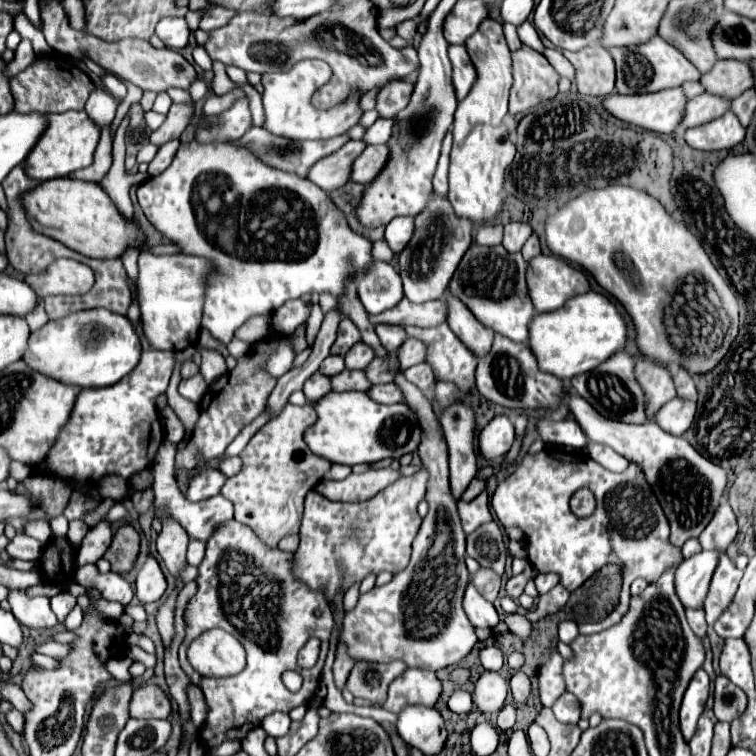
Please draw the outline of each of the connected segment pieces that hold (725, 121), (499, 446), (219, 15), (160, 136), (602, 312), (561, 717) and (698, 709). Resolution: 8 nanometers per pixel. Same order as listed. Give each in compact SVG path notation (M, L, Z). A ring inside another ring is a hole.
M730 111L720 119L686 129L684 139L690 147L700 149L700 151L722 151L722 149L732 149L734 145L742 143L744 135L746 135L746 129Z
M506 415L494 417L480 433L480 451L486 459L504 457L514 443L514 423Z
M214 9L214 11L208 11L208 13L204 13L204 17L202 17L202 21L200 21L200 29L202 29L202 31L216 29L216 27L220 27L222 23L230 21L232 15L236 15L236 13L234 13L234 11L228 11L228 9Z
M172 104L165 122L158 131L154 131L154 135L150 137L150 141L160 147L162 143L170 141L170 139L180 139L182 131L190 125L191 118L195 113L195 108L188 104ZM190 115L190 119L187 117Z
M596 291L566 301L558 313L540 313L534 317L534 325L530 325L530 349L534 349L538 365L542 365L542 371L564 381L596 369L614 353L622 351L626 341L628 325L624 317L606 295Z
M564 693L558 697L558 701L552 705L552 713L560 723L578 723L580 719L580 709L578 709L578 699L572 693Z
M700 669L690 681L680 707L680 729L686 741L690 741L690 737L694 735L698 717L704 713L706 699L708 699L708 675L704 669Z

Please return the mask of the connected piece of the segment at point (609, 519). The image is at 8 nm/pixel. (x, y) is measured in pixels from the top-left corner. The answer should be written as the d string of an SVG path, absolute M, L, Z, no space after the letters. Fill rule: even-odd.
M526 453L522 457L522 465L498 483L492 495L492 507L502 525L518 525L524 531L530 563L540 573L556 573L568 591L578 589L590 575L608 563L622 567L624 581L620 603L606 619L592 625L580 625L582 635L600 633L624 617L630 599L630 583L634 579L642 577L652 583L664 573L666 567L682 563L682 555L668 543L668 519L640 465L636 463L630 463L622 473L612 473L580 453ZM582 487L590 489L596 497L596 511L586 519L578 519L568 507L572 493ZM602 535L608 539L610 553L602 551Z

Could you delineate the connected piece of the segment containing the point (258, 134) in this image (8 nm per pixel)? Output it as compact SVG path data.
M252 127L238 143L248 149L254 157L258 157L264 165L272 167L272 169L280 169L280 171L286 171L286 173L294 173L298 177L306 177L308 169L322 157L338 151L344 143L348 141L346 135L340 135L340 137L334 137L334 139L326 139L326 141L292 141L292 139L286 139L286 137L280 137L280 135L274 135L270 133L268 129L264 127Z

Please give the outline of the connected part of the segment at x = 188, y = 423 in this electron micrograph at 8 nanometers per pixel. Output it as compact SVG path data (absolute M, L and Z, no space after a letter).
M174 383L168 385L166 395L168 395L168 405L170 405L170 407L176 411L176 415L182 419L182 423L184 423L184 427L186 427L186 433L192 433L192 427L196 425L196 419L198 419L198 407L196 407L196 403L192 403L192 401L180 397L178 385L174 385Z

